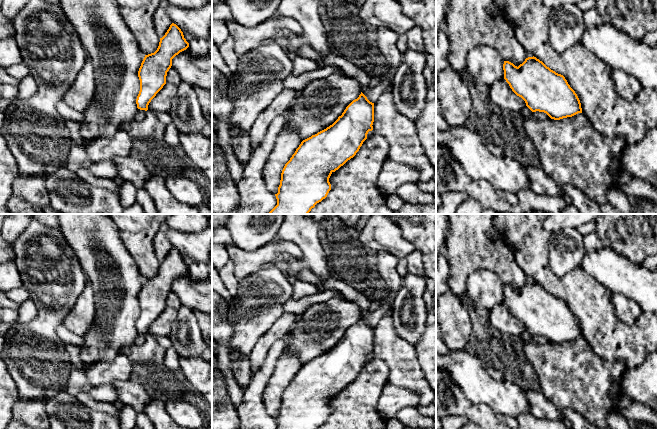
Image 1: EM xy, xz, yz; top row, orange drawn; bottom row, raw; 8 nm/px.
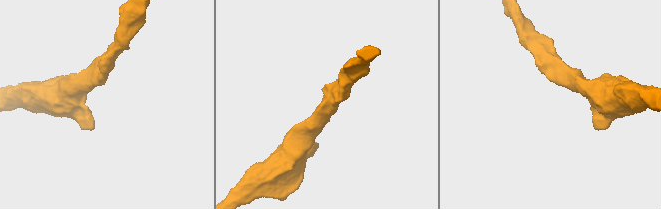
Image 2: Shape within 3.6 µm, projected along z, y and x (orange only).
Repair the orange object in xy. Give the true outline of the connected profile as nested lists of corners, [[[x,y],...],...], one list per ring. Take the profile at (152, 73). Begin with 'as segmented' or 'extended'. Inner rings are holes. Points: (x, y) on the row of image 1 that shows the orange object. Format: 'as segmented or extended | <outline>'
as segmented | [[[172,23],[165,35],[160,38],[157,50],[145,55],[139,68],[140,91],[136,99],[138,109],[148,110],[151,100],[166,84],[172,59],[188,47],[189,43],[184,38],[183,32]]]

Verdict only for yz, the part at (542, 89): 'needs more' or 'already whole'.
already whole

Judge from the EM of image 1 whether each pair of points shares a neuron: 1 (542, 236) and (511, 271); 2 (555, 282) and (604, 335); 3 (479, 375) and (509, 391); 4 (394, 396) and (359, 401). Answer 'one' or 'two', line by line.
1: two
2: one
3: one
4: two

